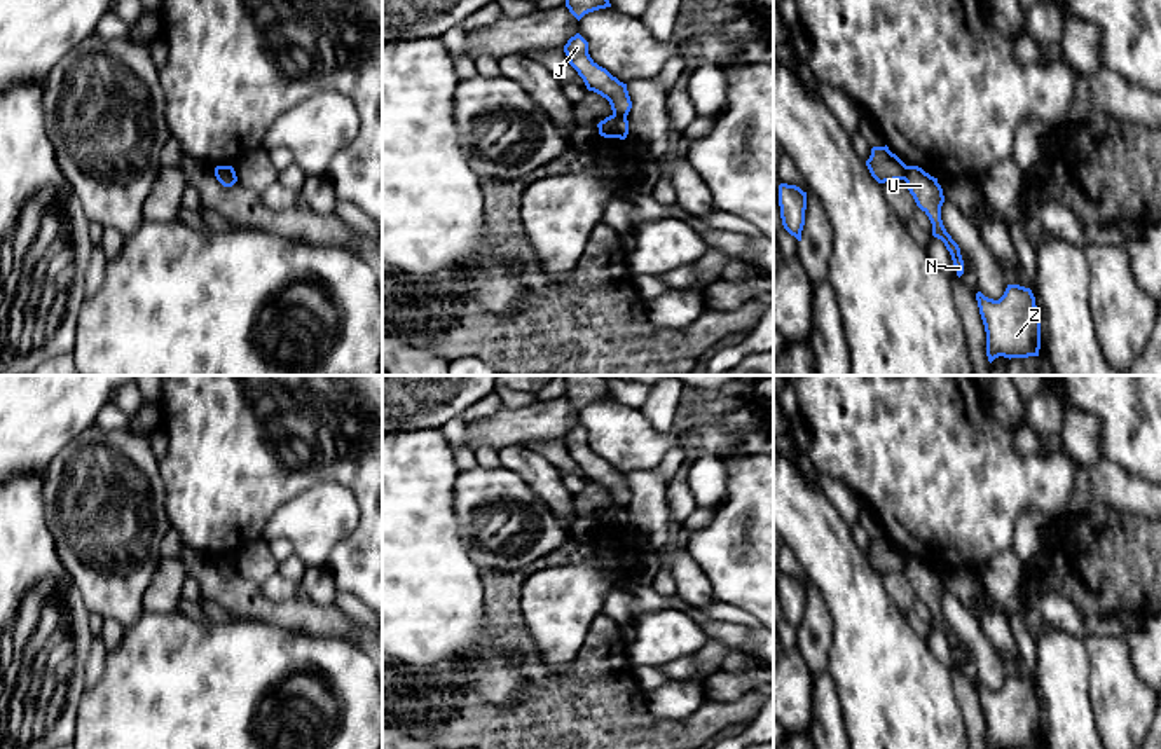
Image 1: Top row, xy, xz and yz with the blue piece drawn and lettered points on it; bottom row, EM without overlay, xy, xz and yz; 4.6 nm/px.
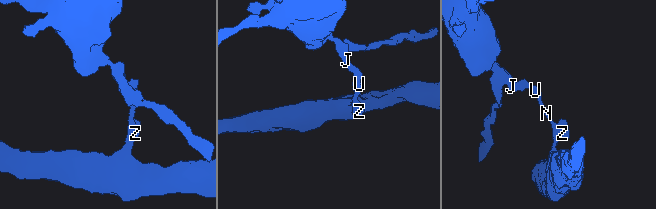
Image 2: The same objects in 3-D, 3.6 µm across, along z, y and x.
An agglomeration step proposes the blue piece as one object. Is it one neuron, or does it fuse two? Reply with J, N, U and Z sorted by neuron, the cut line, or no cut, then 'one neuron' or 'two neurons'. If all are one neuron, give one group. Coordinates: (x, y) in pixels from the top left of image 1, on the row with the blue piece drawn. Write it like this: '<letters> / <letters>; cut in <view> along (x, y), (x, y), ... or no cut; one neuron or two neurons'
J / N U Z; cut in xz along (613, 112), (625, 117); two neurons

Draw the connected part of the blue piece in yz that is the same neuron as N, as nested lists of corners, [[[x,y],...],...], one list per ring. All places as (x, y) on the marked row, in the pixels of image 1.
[[[906,166],[903,178],[917,206],[929,216],[932,223],[932,236],[941,239],[951,255],[957,276],[964,274],[964,260],[958,244],[946,232],[941,220],[941,206],[945,203],[943,189],[938,178],[931,176],[918,166]]]

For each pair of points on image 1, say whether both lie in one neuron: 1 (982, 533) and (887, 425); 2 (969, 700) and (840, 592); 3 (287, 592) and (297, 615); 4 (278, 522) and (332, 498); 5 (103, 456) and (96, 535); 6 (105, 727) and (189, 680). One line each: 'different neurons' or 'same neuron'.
1: same neuron
2: different neurons
3: different neurons
4: same neuron
5: same neuron
6: same neuron

